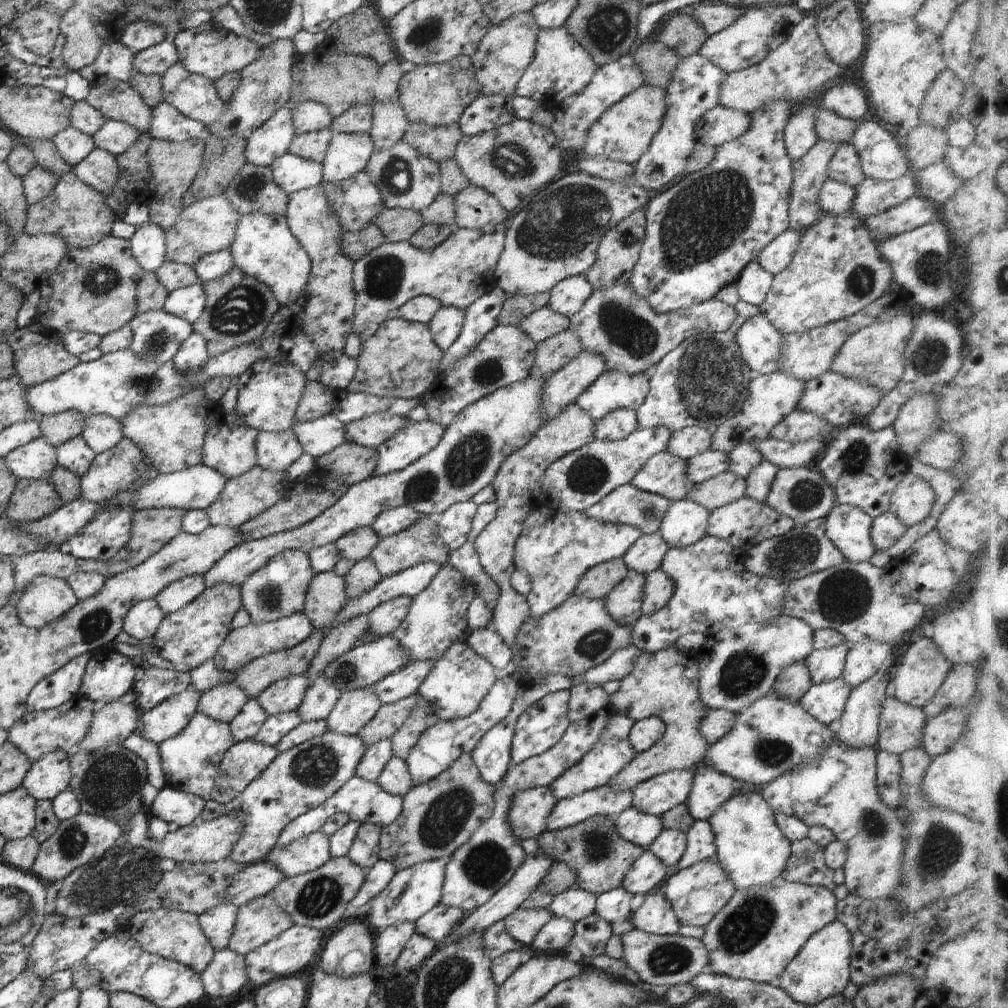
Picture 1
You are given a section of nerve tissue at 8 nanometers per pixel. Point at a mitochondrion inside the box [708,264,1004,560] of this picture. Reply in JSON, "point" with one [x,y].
{"point":[926,358]}

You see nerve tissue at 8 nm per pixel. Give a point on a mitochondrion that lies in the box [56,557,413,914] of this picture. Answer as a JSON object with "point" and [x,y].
{"point":[140,873]}

